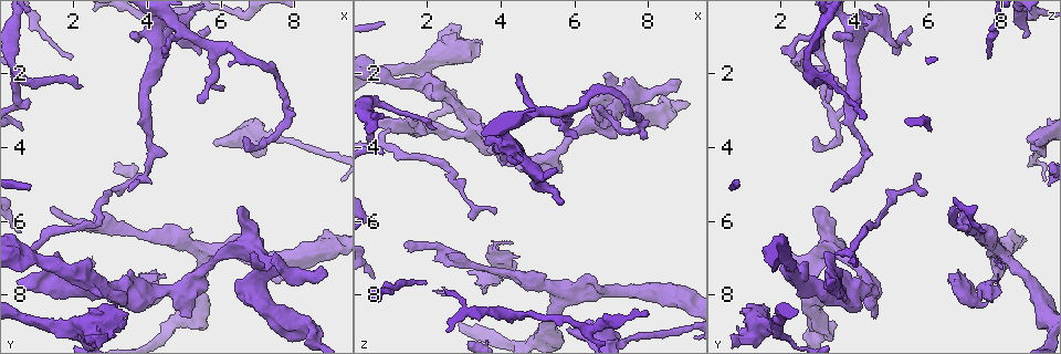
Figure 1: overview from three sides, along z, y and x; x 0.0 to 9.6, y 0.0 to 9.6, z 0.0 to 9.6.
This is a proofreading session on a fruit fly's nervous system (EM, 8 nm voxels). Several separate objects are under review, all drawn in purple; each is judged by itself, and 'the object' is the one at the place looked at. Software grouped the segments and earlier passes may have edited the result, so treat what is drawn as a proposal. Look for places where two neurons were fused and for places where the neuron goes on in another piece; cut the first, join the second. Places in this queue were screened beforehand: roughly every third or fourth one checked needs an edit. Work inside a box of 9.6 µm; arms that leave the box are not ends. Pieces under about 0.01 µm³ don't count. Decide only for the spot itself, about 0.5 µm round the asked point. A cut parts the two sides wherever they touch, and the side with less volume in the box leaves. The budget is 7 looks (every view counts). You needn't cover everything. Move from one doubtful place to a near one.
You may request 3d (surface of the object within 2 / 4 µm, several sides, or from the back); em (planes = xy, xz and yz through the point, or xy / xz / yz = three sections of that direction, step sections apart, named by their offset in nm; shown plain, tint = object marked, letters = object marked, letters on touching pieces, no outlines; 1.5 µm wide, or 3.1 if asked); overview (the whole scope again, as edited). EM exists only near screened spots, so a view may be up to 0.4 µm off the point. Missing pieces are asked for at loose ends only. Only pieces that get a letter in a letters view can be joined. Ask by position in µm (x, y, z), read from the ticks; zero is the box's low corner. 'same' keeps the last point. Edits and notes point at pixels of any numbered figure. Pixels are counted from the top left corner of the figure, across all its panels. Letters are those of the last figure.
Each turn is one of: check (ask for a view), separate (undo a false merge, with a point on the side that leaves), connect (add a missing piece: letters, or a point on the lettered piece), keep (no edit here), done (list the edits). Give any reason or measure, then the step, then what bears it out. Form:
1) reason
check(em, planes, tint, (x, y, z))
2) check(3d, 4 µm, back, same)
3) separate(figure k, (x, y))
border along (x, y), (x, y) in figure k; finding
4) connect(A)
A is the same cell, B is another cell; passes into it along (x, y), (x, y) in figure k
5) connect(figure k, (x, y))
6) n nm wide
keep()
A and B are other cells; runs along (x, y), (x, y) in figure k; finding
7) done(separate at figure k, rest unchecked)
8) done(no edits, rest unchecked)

an open end
check(em, planes, letters, (4.35, 1.00, 8.55))

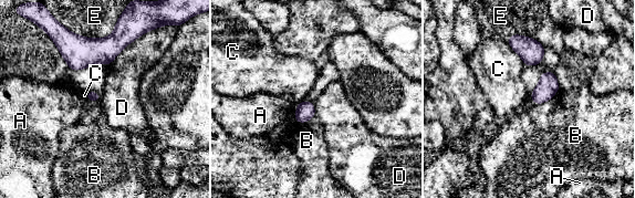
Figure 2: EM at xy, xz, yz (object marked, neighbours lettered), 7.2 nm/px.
keep()
A, B, C, D and E are other cells; border along (143, 33), (129, 42), (106, 65) in figure 2; none of them fits

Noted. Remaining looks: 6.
end of a long branch
check(em, 3.1 µm, xz, step 8, letters, (3.80, 4.80, 5.75))

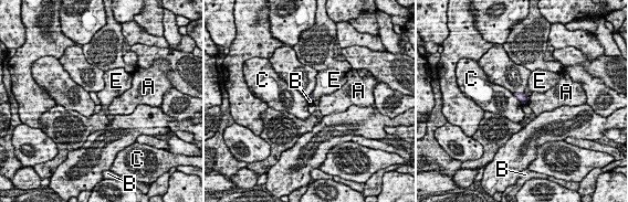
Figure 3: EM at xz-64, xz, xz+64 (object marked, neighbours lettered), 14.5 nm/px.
keep()
A, B, C and E are other cells; border along (512, 94), (523, 104) in figure 3; no lettered piece goes on from it

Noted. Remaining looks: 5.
an open end
check(3d, 4 µm, (2.90, 9.10, 0.65))

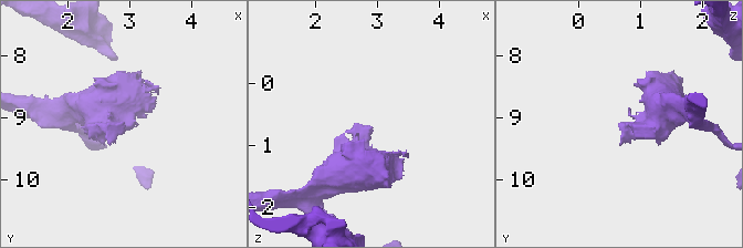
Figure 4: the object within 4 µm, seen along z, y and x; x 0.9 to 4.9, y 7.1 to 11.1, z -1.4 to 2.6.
shape alone is not enough
check(em, planes, letters, (2.85, 9.05, 0.65))

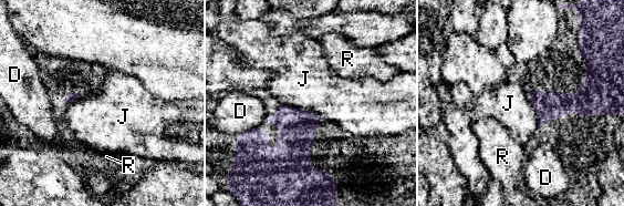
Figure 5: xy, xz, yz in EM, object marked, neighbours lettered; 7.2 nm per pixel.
keep()
D, J and R are other cells; no lettered piece goes on from it

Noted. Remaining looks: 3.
done(no edits, rest unchecked)

